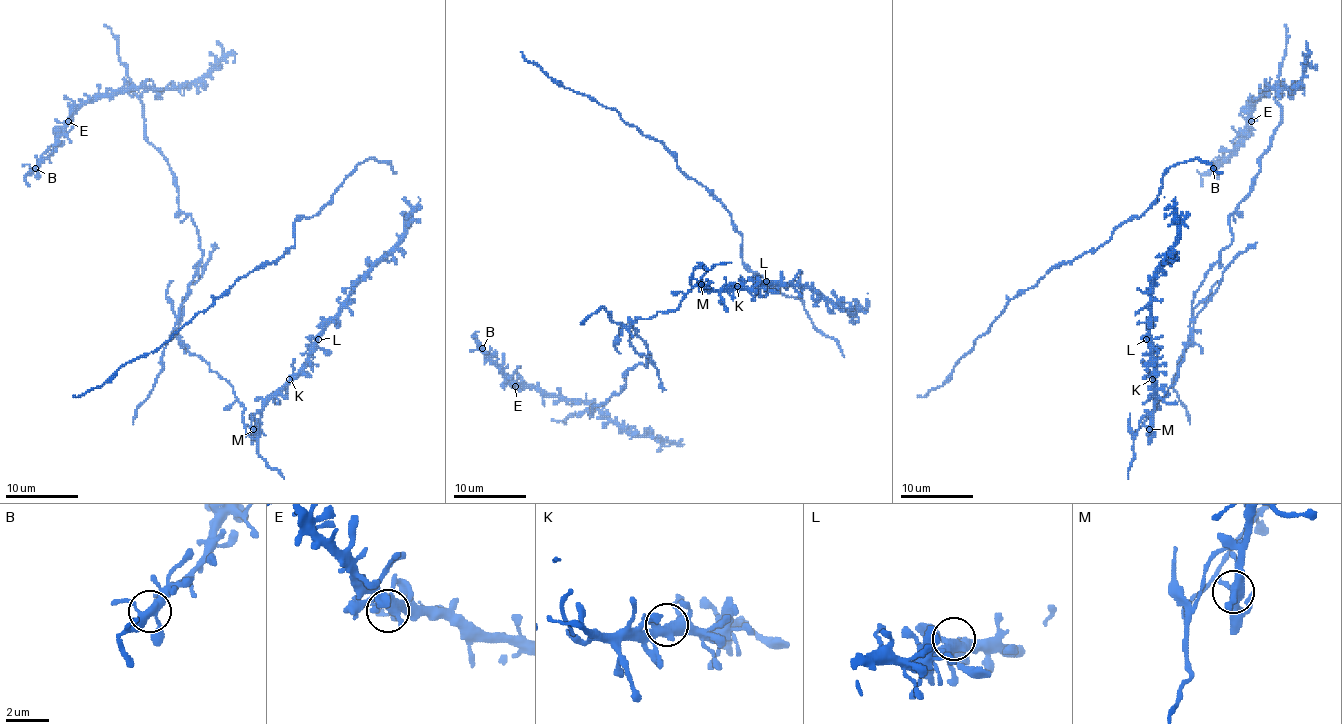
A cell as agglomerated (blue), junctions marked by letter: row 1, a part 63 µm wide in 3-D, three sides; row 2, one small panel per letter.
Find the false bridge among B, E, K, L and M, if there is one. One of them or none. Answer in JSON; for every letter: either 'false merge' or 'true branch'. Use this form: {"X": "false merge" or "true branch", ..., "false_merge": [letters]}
{"B": "true branch", "E": "true branch", "K": "true branch", "L": "true branch", "M": "false merge", "false_merge": ["M"]}

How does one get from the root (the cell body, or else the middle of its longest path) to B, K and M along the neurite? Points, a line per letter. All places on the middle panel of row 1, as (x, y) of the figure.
B: (764, 286), (691, 279), (675, 310), (635, 319), (648, 366), (591, 415), (519, 386), (482, 348)
K: (764, 286), (751, 290), (737, 286)
M: (764, 286), (753, 290), (711, 290), (700, 284)

